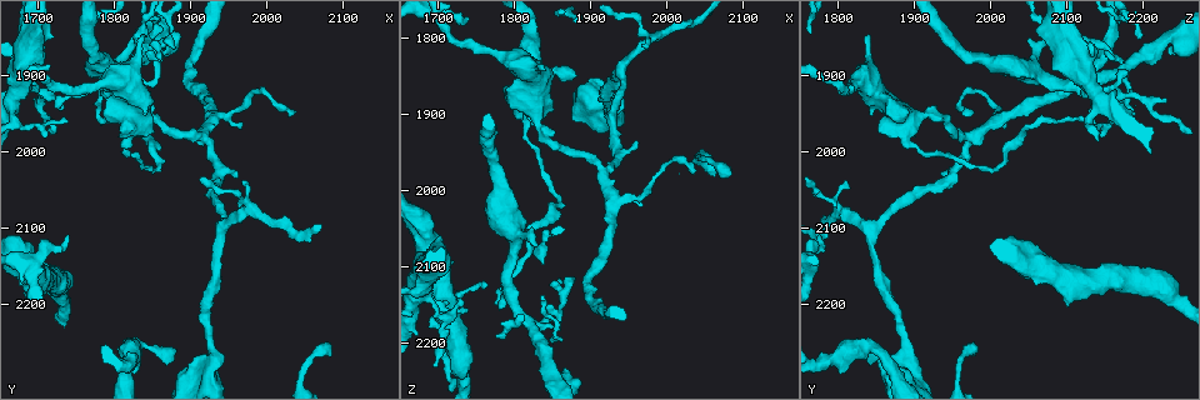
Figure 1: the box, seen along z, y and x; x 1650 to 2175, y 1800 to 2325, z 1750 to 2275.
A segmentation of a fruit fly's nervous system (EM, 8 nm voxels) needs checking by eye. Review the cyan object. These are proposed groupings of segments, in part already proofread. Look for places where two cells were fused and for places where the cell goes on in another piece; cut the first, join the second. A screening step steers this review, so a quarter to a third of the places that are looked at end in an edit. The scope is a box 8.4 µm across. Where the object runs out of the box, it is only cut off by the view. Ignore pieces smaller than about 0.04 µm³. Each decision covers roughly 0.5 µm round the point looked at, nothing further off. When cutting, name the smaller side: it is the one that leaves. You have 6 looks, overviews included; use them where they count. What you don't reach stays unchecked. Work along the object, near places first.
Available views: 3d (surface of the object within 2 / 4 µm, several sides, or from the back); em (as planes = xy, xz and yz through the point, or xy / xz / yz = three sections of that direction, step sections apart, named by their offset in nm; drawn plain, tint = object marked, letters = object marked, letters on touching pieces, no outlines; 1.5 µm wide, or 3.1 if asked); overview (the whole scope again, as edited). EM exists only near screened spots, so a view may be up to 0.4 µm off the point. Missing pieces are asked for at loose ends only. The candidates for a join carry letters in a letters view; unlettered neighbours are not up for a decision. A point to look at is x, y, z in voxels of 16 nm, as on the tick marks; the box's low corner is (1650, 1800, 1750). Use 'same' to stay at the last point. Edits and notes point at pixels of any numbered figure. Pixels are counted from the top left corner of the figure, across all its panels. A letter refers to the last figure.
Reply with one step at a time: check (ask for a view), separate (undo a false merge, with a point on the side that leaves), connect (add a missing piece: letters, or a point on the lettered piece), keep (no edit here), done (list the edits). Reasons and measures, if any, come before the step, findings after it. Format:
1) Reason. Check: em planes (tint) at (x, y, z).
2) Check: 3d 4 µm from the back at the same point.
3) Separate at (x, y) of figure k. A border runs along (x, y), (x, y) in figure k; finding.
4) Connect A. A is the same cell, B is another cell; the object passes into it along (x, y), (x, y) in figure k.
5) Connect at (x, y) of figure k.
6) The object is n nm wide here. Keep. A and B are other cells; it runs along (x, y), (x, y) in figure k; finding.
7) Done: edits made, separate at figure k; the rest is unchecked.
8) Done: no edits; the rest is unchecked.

Branch stops here. Check: 3d 2 µm at (1835, 1845, 1840).

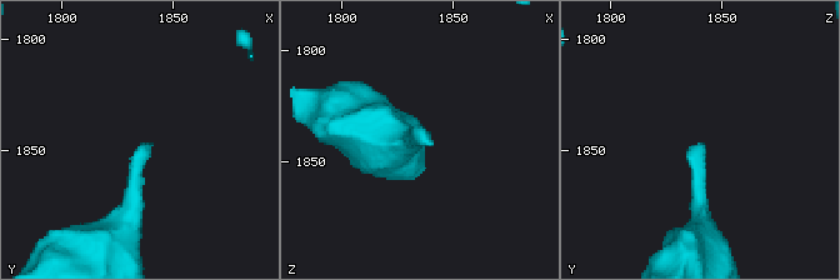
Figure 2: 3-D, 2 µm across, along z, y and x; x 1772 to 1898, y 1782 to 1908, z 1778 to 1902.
Shape alone is not enough. Check: em planes (letters) at (1836, 1847, 1840).

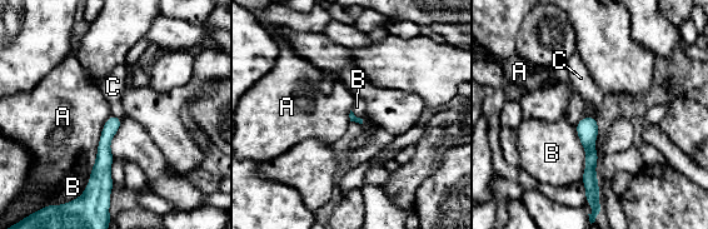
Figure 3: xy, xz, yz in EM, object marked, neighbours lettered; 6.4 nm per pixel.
Keep. A, B and C are other cells; it runs along (113, 119), (104, 142), (105, 193) in figure 3; no lettered piece goes on from it.

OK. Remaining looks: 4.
Arms part here. Check: 3d 2 µm at (1825, 1965, 1895).

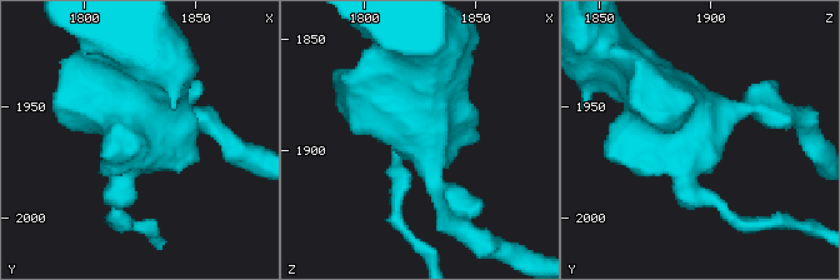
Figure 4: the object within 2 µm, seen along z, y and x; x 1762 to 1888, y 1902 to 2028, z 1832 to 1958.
Need the tissue. Check: em planes (letters) at (1826, 1963, 1893).

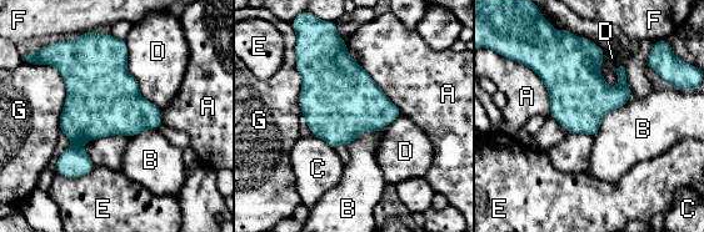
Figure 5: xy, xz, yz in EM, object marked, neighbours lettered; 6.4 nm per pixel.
Separate at (93, 109) of figure 5. A, B, C, D, E, F and G are other cells; a border runs along (73, 142), (79, 144) in figure 5; two cells meet here.

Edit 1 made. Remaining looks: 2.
Done: edits made, separate at figure 5; the rest is unchecked.

